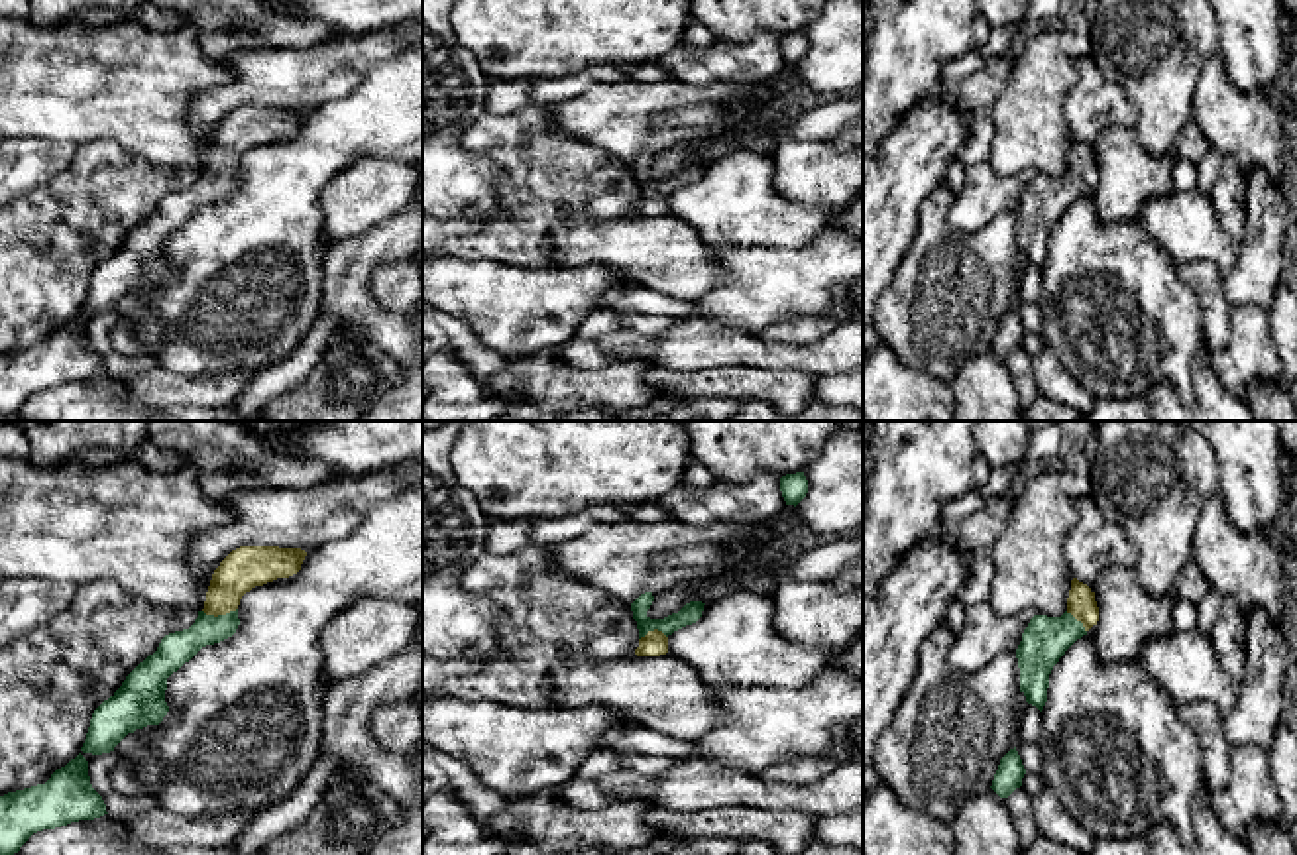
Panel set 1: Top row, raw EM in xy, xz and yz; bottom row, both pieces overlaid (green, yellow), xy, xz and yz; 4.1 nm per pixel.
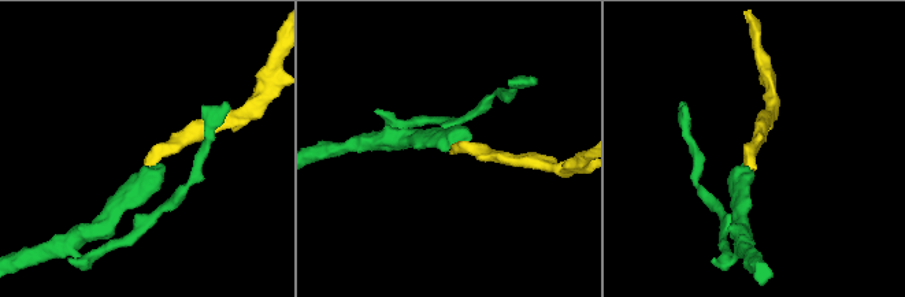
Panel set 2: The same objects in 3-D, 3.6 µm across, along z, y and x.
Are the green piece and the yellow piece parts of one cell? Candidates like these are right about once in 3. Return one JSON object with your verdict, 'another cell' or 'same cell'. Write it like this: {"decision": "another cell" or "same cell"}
{"decision": "same cell"}

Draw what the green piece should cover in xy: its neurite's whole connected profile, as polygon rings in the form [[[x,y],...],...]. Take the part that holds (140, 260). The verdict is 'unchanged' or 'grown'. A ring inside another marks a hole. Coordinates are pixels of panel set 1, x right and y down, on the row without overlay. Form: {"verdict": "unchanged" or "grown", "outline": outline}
{"verdict": "grown", "outline": [[[240,106],[214,130],[204,169],[189,189],[169,193],[122,246],[92,273],[83,313],[102,314],[136,289],[159,285],[169,271],[167,238],[202,206],[232,197],[240,185],[238,165],[246,151],[301,130],[307,112],[279,106]]]}

